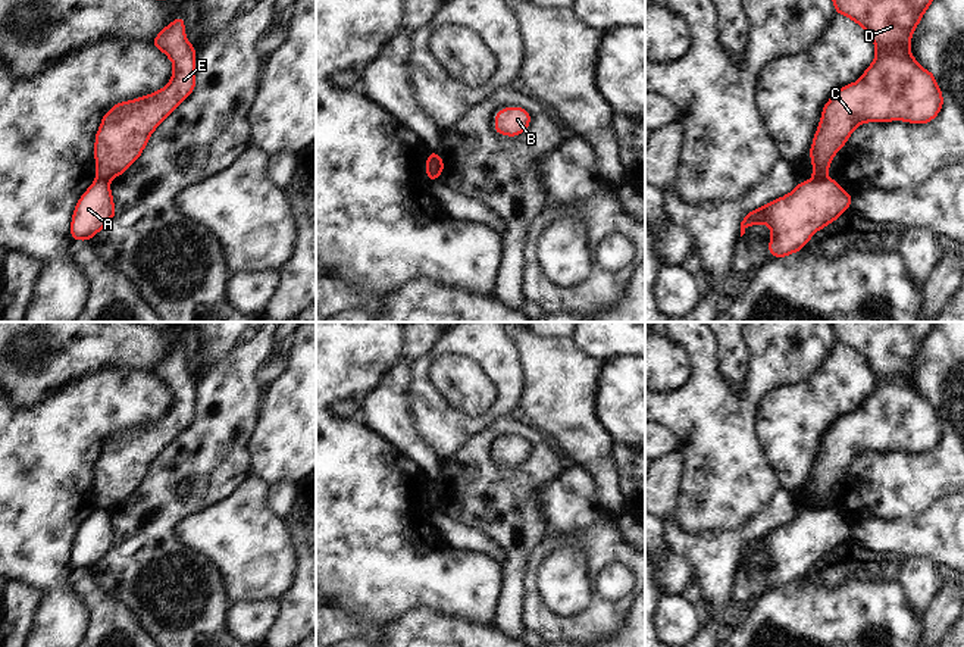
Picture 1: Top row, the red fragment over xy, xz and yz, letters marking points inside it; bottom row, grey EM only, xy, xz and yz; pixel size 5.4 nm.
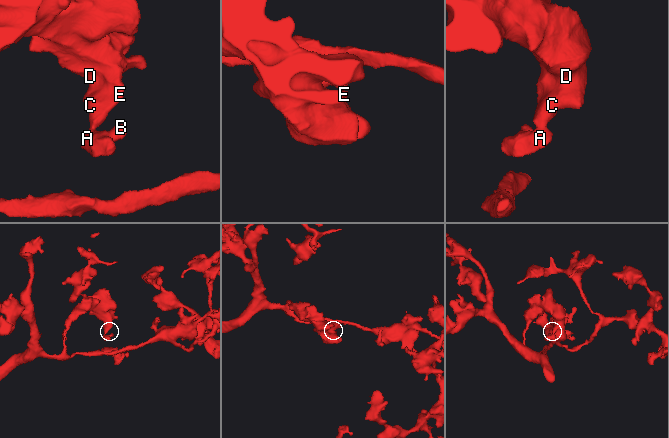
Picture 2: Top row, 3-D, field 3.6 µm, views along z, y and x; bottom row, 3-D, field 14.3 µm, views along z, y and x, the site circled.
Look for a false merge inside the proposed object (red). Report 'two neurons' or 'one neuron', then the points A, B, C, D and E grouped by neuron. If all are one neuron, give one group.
two neurons; A B / C D E

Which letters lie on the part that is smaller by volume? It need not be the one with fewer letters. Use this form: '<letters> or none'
A, B

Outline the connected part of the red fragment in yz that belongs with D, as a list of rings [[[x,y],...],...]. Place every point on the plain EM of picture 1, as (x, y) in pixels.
[[[829,322],[839,344],[851,347],[873,368],[874,391],[854,413],[833,422],[824,434],[819,459],[810,478],[813,504],[823,509],[830,490],[845,475],[851,462],[864,451],[907,450],[929,453],[938,446],[943,426],[935,404],[924,400],[910,381],[910,369],[921,344],[929,338],[936,322]]]

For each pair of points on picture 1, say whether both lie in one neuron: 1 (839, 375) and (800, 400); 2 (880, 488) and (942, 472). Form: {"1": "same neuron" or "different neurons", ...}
{"1": "same neuron", "2": "same neuron"}

